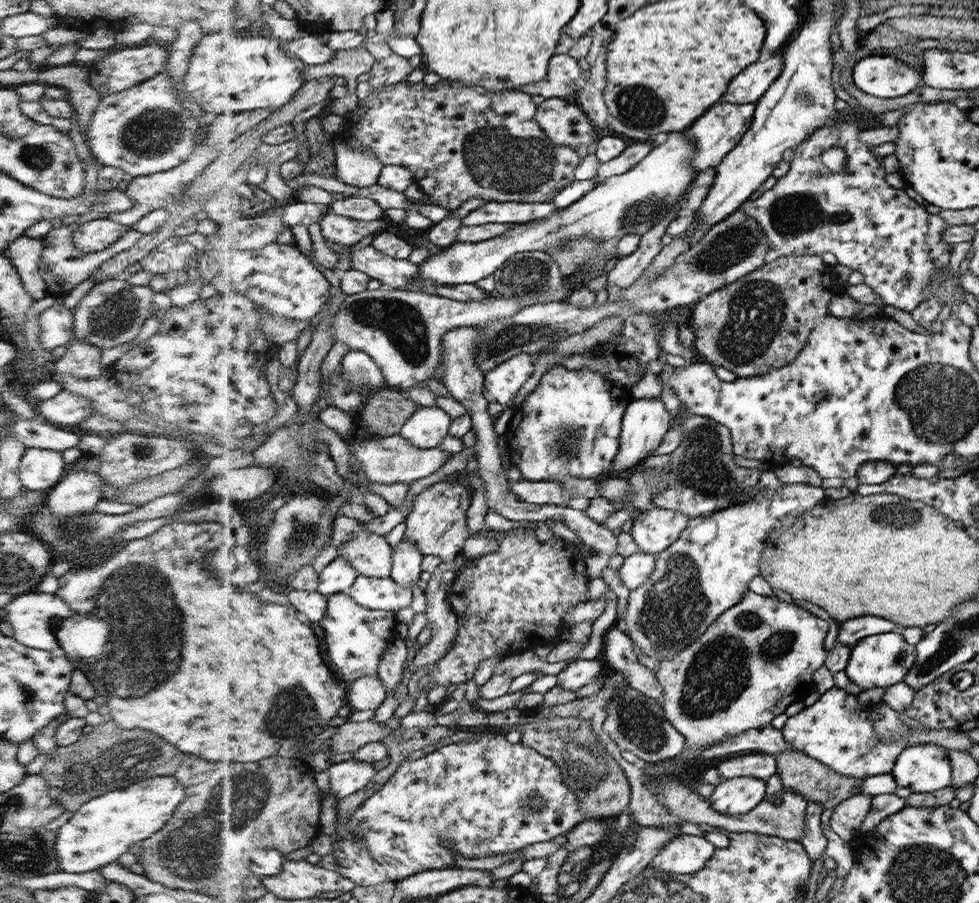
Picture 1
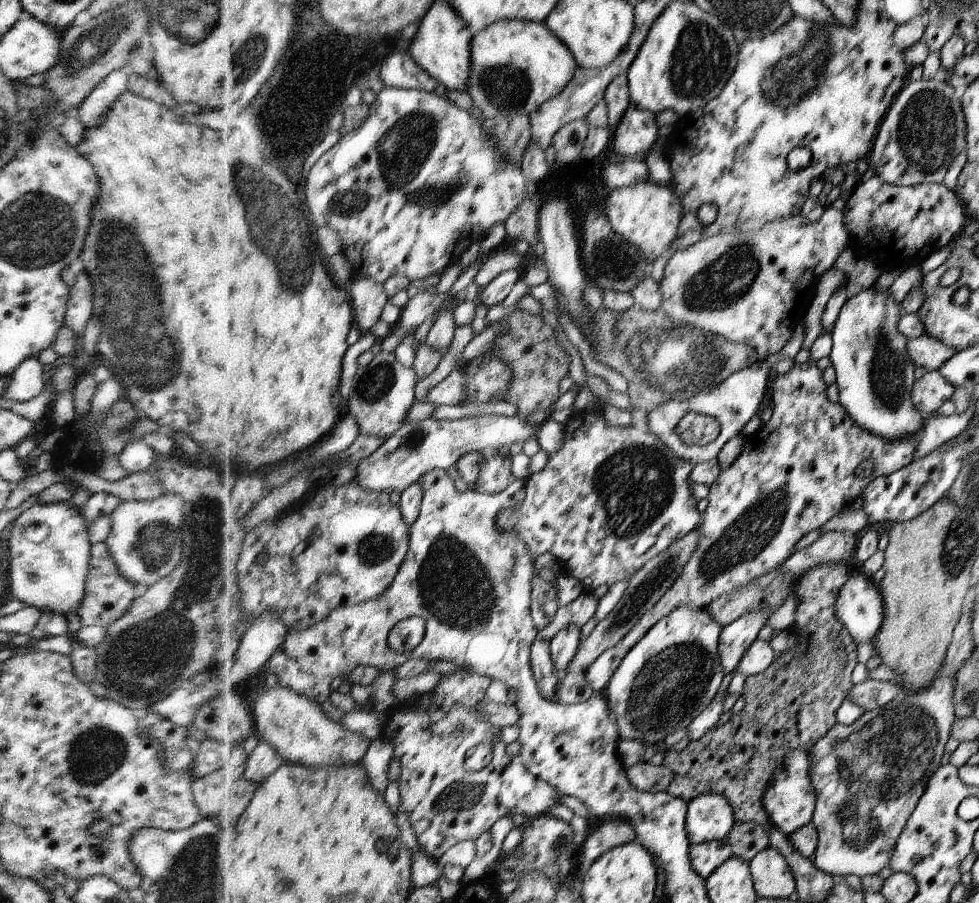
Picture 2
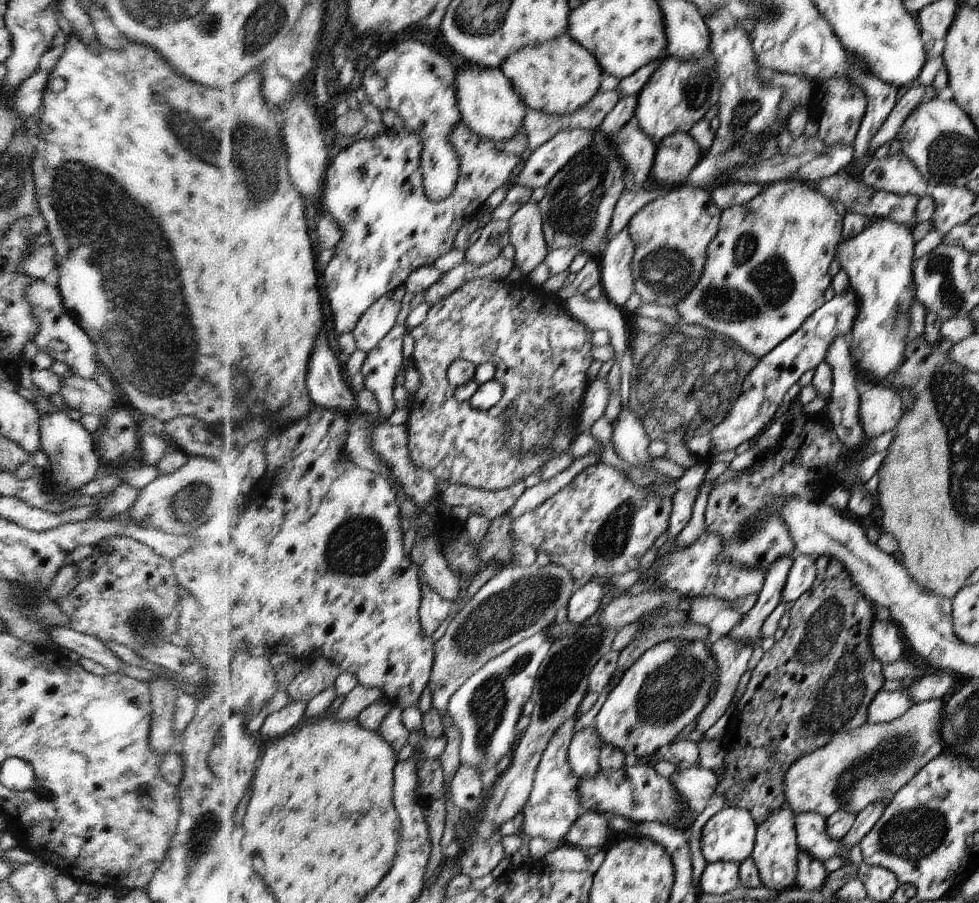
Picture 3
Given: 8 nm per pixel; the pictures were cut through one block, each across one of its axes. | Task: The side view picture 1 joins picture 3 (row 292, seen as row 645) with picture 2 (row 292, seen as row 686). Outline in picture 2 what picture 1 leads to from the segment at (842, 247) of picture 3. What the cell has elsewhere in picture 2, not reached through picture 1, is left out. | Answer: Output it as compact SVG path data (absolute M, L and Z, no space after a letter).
M871 286L863 292L860 292L857 296L847 300L842 306L837 320L835 321L835 327L832 329L832 346L829 359L831 360L831 366L834 367L836 372L836 384L839 388L839 403L845 408L845 411L849 413L852 420L860 427L868 431L870 434L884 437L887 441L899 441L902 439L910 439L910 435L917 435L920 430L924 430L924 420L926 416L915 407L914 400L912 399L911 393L914 387L914 365L913 361L908 356L908 349L906 343L908 339L898 332L897 322L898 317L901 314L899 306L893 302L893 299L889 296L889 288L882 292L874 291L874 287Z

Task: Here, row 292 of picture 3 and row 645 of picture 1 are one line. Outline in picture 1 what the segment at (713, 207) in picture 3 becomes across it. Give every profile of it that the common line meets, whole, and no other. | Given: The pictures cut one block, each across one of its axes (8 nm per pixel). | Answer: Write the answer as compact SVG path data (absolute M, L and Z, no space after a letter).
M786 483L776 494L768 493L756 496L750 502L734 504L710 517L698 516L689 520L688 528L670 545L657 555L655 570L652 575L635 588L629 595L629 604L622 625L628 632L636 647L646 656L653 656L658 660L674 657L677 652L692 646L702 638L709 626L721 616L725 610L732 608L741 601L746 594L748 582L758 575L758 564L761 564L764 542L768 534L774 531L786 531L790 526L802 518L802 514L814 509L818 503L825 500L824 489L804 483Z

